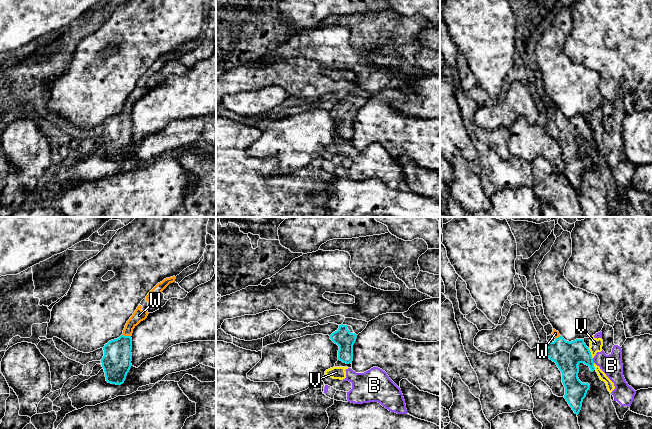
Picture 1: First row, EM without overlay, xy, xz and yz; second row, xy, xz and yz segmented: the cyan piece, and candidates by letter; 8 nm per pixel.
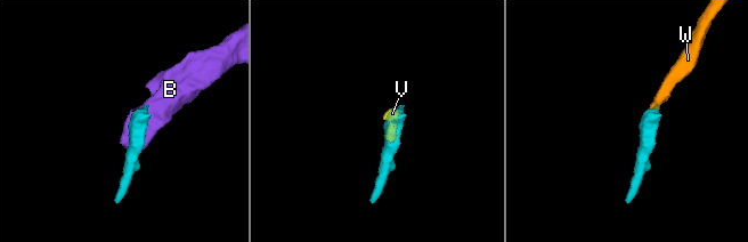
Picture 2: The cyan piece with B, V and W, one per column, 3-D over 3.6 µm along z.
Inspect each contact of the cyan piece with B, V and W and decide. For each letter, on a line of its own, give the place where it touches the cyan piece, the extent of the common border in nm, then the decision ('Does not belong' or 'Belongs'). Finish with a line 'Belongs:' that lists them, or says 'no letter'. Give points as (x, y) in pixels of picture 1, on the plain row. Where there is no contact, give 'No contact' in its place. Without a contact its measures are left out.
B: Touches cyan at yz (592, 136). Shared border 40 nm. Does not belong
V: Touches cyan at yz (590, 129). Shared border 90 nm. Does not belong
W: Touches cyan at xy (126, 112). Shared border 70 nm. Belongs
Belongs: W

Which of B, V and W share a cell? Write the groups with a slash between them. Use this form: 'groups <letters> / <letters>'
groups B V / W

